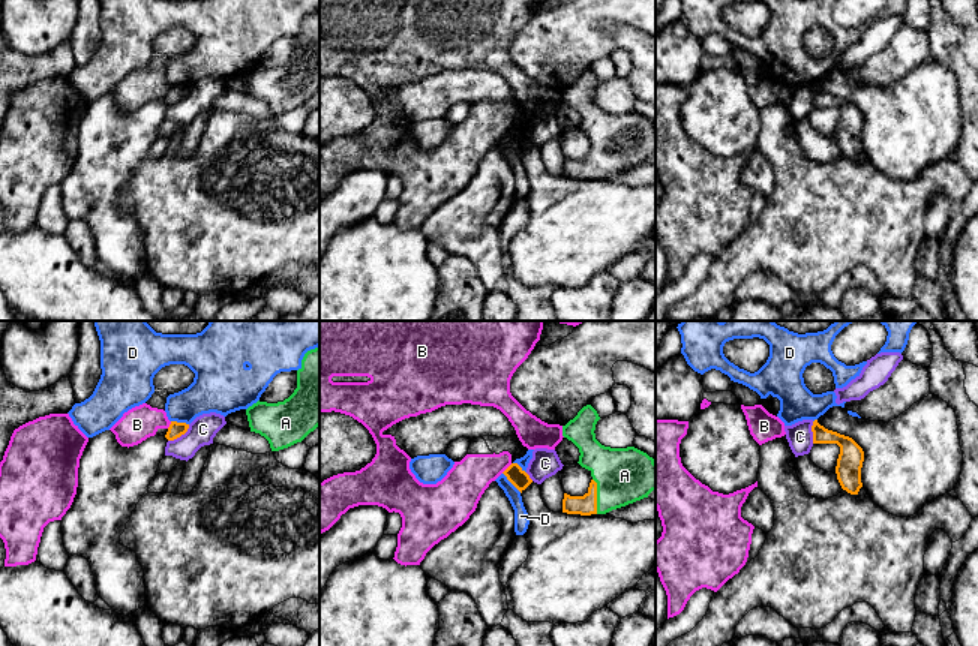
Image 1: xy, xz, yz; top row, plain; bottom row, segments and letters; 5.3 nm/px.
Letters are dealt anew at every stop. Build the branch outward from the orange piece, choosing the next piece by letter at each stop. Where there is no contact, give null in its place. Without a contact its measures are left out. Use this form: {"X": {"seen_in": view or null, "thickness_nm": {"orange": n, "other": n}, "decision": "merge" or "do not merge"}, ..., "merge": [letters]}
{"A": {"seen_in": "xz", "thickness_nm": {"orange": 110, "other": 300}, "decision": "merge"}, "B": {"seen_in": "xz", "thickness_nm": {"orange": 100, "other": 220}, "decision": "do not merge"}, "C": {"seen_in": "xy", "thickness_nm": {"orange": 80, "other": 150}, "decision": "do not merge"}, "D": {"seen_in": "xz", "thickness_nm": {"orange": 100, "other": 80}, "decision": "do not merge"}, "merge": ["A"]}

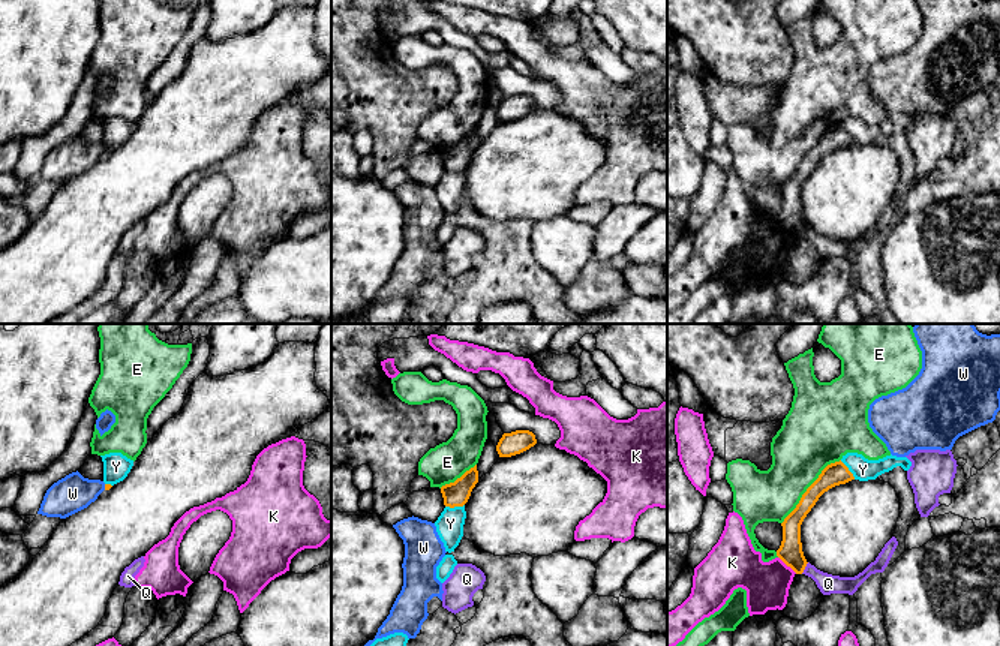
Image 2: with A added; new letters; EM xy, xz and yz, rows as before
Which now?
{"E": {"seen_in": "yz", "thickness_nm": {"orange": 120, "other": 320}, "decision": "do not merge"}, "K": {"seen_in": "yz", "thickness_nm": {"orange": 130, "other": 240}, "decision": "do not merge"}, "Q": {"seen_in": "yz", "thickness_nm": {"orange": 130, "other": 110}, "decision": "do not merge"}, "W": {"seen_in": "xy", "thickness_nm": {"orange": 30, "other": 200}, "decision": "do not merge"}, "Y": {"seen_in": "xz", "thickness_nm": {"orange": 130, "other": 140}, "decision": "do not merge"}, "merge": []}

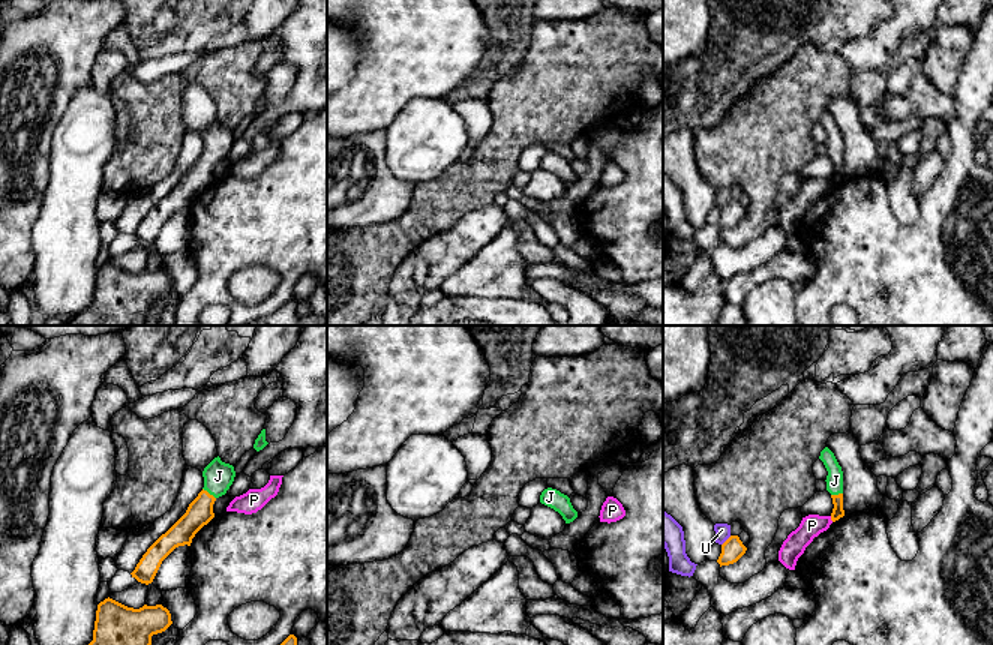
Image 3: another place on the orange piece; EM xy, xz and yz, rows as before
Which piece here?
{"J": {"seen_in": "xy", "thickness_nm": {"orange": 140, "other": 160}, "decision": "merge"}, "P": {"seen_in": "yz", "thickness_nm": {"orange": 60, "other": 120}, "decision": "do not merge"}, "U": {"seen_in": "yz", "thickness_nm": {"orange": 120, "other": 80}, "decision": "do not merge"}, "merge": ["J"]}

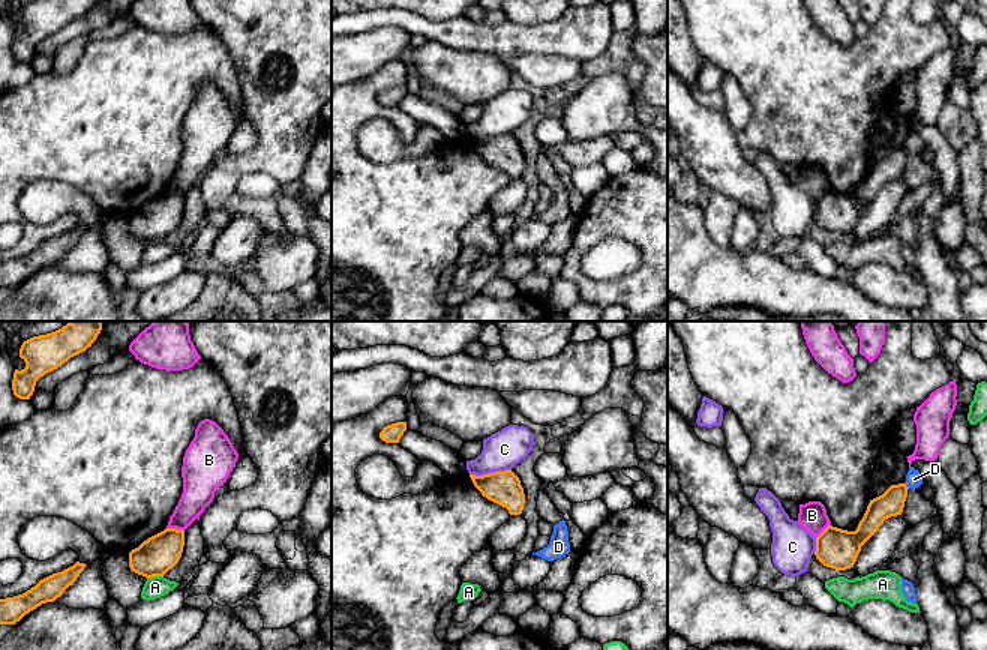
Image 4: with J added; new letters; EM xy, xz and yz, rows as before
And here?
{"A": {"seen_in": "xy", "thickness_nm": {"orange": 200, "other": 120}, "decision": "do not merge"}, "B": {"seen_in": "xy", "thickness_nm": {"orange": 200, "other": 180}, "decision": "do not merge"}, "C": {"seen_in": "xz", "thickness_nm": {"orange": 180, "other": 200}, "decision": "do not merge"}, "D": {"seen_in": "yz", "thickness_nm": {"orange": 140, "other": 90}, "decision": "do not merge"}, "merge": []}

